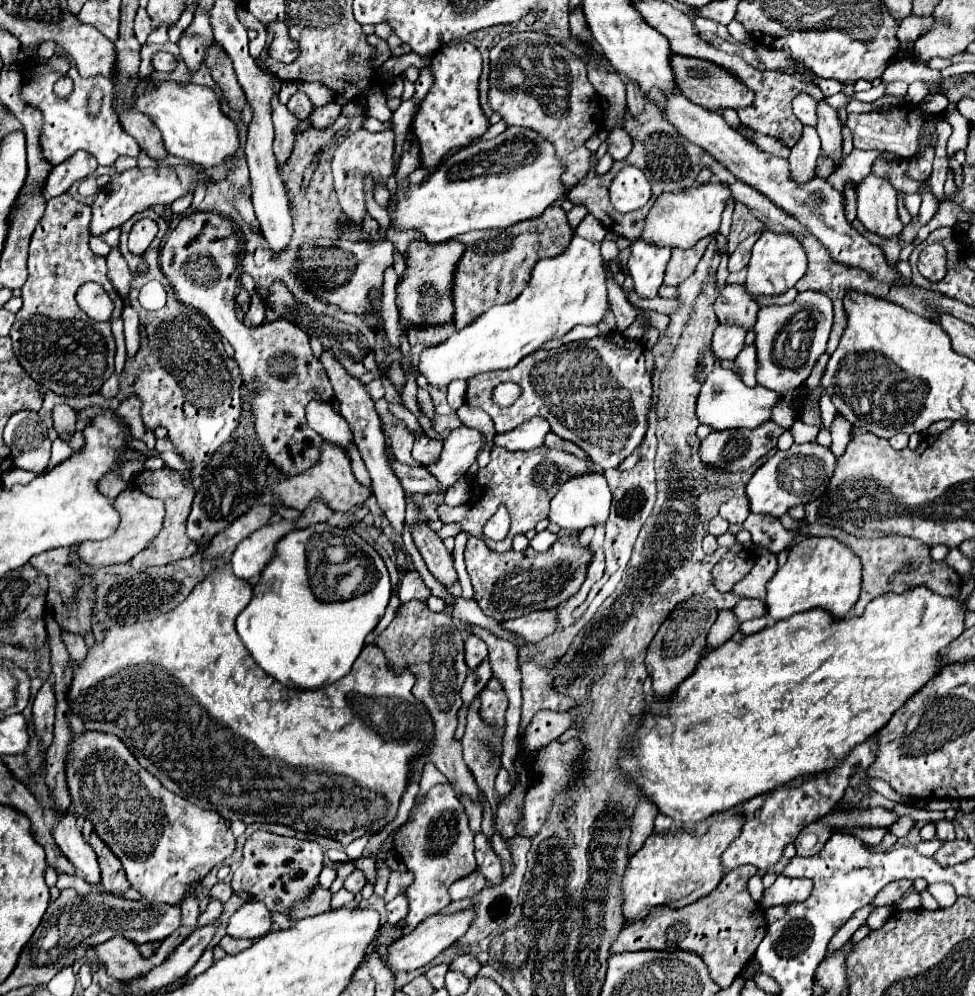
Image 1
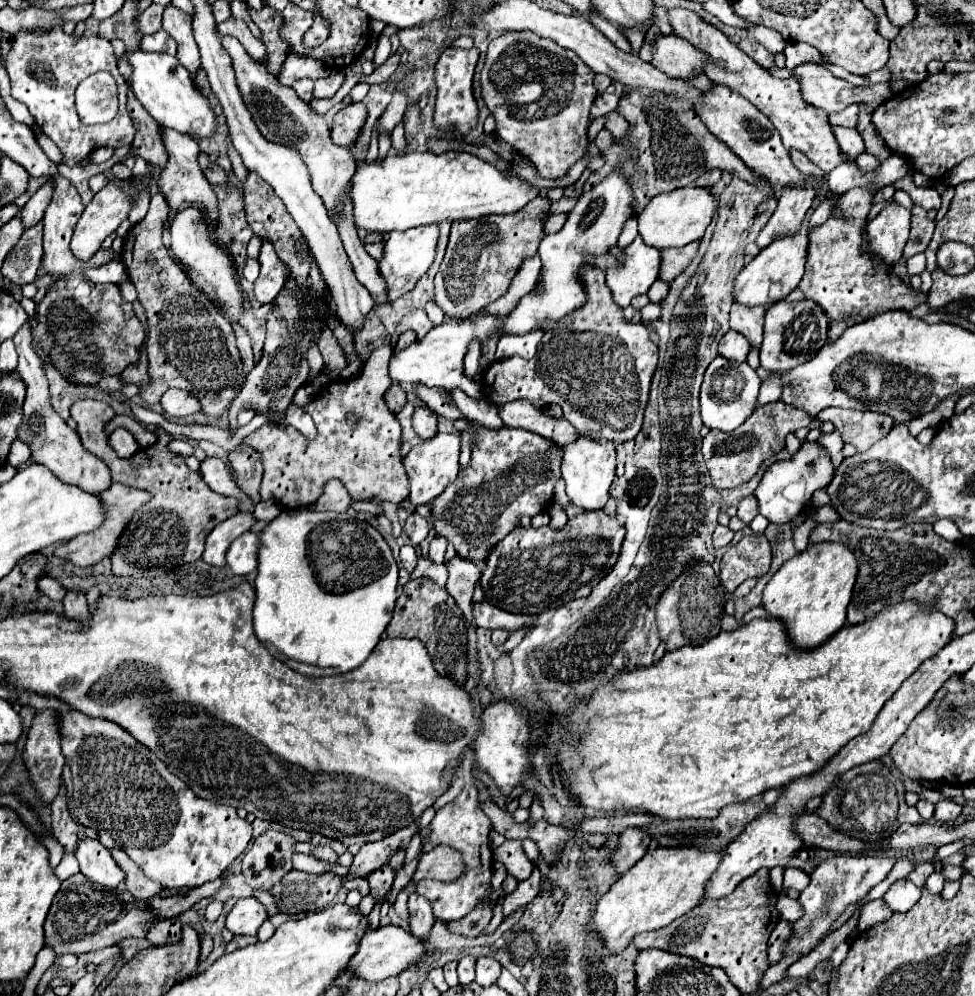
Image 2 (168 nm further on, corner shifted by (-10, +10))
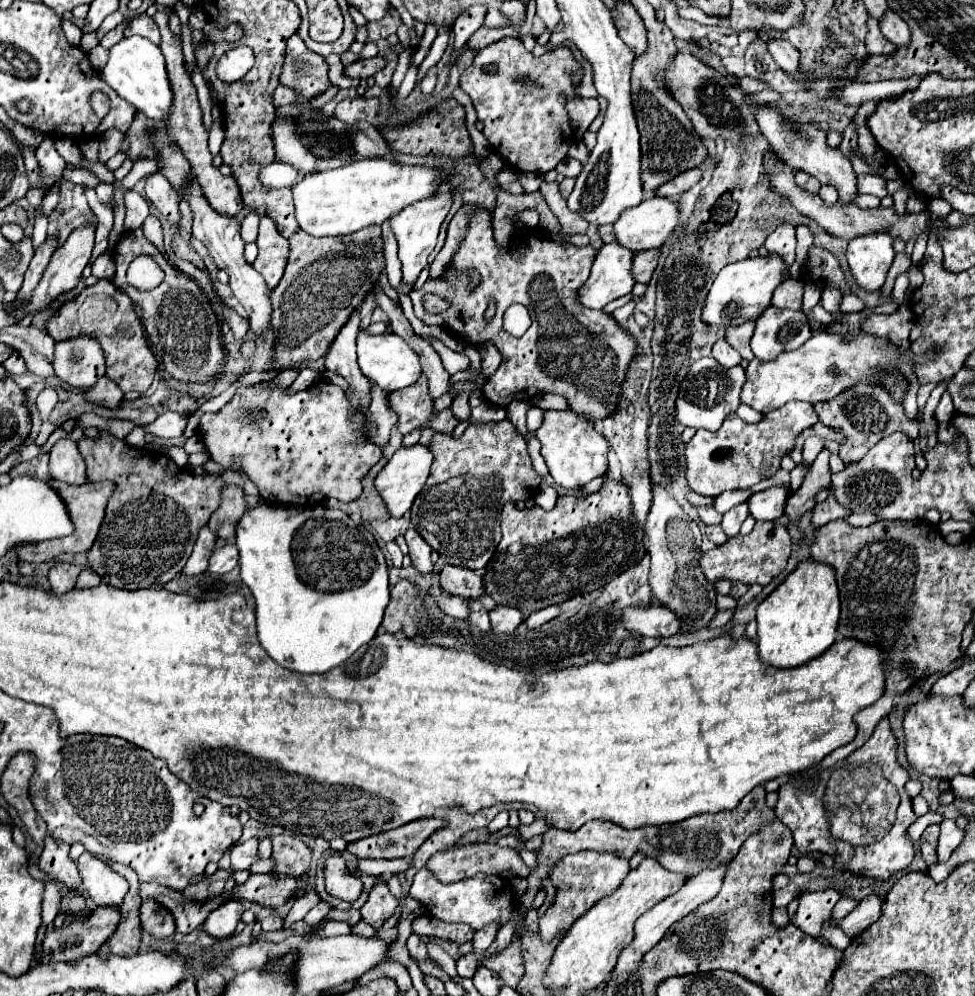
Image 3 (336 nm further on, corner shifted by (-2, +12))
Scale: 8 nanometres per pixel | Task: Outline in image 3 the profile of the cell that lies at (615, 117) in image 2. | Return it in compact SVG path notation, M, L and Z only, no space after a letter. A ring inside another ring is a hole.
M574 99L568 105L568 115L576 135L582 135L598 115L598 99Z

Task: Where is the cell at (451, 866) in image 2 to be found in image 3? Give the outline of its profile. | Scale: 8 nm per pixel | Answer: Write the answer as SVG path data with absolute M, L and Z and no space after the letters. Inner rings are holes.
M474 843L474 845L464 845L464 847L452 847L446 851L438 851L434 853L428 863L426 869L440 881L440 883L456 883L464 877L472 877L476 873L484 873L484 875L496 875L502 871L514 871L518 877L528 877L530 875L530 867L520 859L516 849L500 849L492 843Z

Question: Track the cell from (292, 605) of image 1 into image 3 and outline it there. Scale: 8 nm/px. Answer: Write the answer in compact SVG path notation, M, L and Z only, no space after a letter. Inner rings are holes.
M258 505L254 509L248 509L238 527L236 527L236 545L240 551L240 569L242 569L242 581L246 587L252 591L256 599L256 631L258 631L258 641L264 647L264 651L282 667L300 671L300 673L326 673L334 667L340 667L354 651L358 651L362 645L366 645L374 635L376 629L382 621L384 609L390 599L388 569L384 555L372 537L368 529L362 525L354 523L344 511L340 509L328 509L322 505L312 505L312 507L284 507L284 505Z

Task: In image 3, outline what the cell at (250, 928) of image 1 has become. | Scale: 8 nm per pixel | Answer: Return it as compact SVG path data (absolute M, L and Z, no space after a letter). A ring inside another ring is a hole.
M232 899L218 909L214 909L206 921L204 921L204 931L216 939L226 939L234 933L236 925L240 923L244 913L244 905L240 899Z

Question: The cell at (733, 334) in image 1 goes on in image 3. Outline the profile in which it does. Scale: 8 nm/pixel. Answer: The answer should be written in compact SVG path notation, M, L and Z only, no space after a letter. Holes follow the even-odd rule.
M722 337L714 343L712 347L712 357L722 365L722 367L732 367L732 365L738 365L742 361L740 353L732 349L732 345L728 345L728 341Z

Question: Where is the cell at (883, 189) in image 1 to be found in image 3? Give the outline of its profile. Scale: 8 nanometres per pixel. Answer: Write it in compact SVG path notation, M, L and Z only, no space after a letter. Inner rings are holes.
M884 231L858 235L848 243L848 267L860 287L874 291L884 285L886 273L894 259L894 239Z

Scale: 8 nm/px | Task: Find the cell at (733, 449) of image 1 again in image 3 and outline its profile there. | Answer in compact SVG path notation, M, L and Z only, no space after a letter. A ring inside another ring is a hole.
M786 403L784 407L766 413L762 417L762 421L758 421L758 423L746 423L736 415L728 415L728 419L724 419L724 423L718 431L712 433L706 429L698 429L696 435L688 441L686 451L684 451L684 455L686 455L686 479L688 479L690 487L704 497L718 497L720 493L732 491L732 489L750 489L758 481L762 481L778 471L780 455L788 453L794 447L794 437L802 429L812 427L816 421L818 421L818 415L810 403Z

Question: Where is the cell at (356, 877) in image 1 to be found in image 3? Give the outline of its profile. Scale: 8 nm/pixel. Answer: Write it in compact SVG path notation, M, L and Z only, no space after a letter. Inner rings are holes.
M378 875L364 907L360 909L362 919L378 929L384 923L384 919L388 919L394 913L394 909L396 909L396 897L390 893L386 885L386 877Z

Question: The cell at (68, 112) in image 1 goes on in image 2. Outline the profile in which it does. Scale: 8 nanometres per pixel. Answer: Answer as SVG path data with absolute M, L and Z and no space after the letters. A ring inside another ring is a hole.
M58 19L48 31L22 29L14 33L12 49L4 57L4 65L10 75L12 97L30 109L42 133L46 133L62 149L66 165L70 167L76 165L82 157L90 155L98 147L118 149L122 145L132 143L134 125L126 111L128 85L116 67L112 45L106 39L100 39L96 35L92 37L66 35L62 31L62 21ZM98 71L108 71L114 77L118 87L119 110L110 123L84 125L74 107L74 91L84 77Z

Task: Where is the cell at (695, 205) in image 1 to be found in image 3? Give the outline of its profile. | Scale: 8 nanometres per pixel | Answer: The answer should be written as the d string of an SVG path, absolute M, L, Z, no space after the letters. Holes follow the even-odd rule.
M650 197L620 215L614 225L616 241L636 253L662 247L674 233L678 221L680 211L674 199Z

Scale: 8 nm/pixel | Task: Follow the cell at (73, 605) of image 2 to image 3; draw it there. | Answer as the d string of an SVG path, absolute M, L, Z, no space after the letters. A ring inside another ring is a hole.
M56 563L52 569L50 569L50 587L56 595L64 595L68 591L72 591L72 587L76 585L76 579L80 575L82 567L78 565L70 565L70 563Z

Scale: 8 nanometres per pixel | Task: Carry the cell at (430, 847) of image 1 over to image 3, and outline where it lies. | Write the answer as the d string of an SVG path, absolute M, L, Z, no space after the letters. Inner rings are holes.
M426 867L420 869L414 876L412 887L410 887L410 897L420 901L432 917L446 923L468 923L474 931L482 929L484 925L492 921L506 923L516 909L516 905L512 905L514 901L512 887L502 885L502 879L486 879L484 883L484 877L476 875L452 885L440 885L440 881ZM500 887L502 887L502 893L500 893Z

